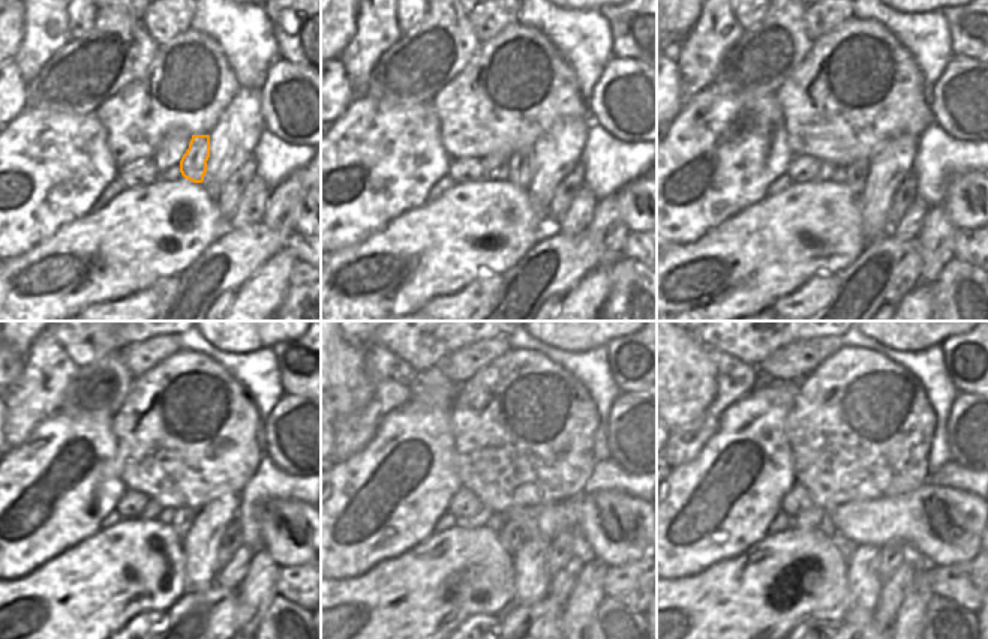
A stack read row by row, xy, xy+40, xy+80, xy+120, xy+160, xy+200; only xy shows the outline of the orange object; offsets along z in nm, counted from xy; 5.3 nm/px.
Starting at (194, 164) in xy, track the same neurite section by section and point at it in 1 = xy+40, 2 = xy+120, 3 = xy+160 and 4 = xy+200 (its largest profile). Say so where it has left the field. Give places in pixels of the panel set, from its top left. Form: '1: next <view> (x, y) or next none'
1: next xy+40 (522, 165)
2: next xy+120 (183, 516)
3: next xy+160 (510, 537)
4: next xy+200 (846, 546)

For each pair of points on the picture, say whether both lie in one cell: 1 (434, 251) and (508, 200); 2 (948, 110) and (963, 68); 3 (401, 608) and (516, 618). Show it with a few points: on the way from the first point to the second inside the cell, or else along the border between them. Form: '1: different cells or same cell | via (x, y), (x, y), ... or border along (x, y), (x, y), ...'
1: same cell | via (452, 242), (473, 230), (479, 230), (491, 218)
2: same cell | via (958, 99), (961, 96), (961, 78)
3: different cells | border along (513, 603), (501, 615)

